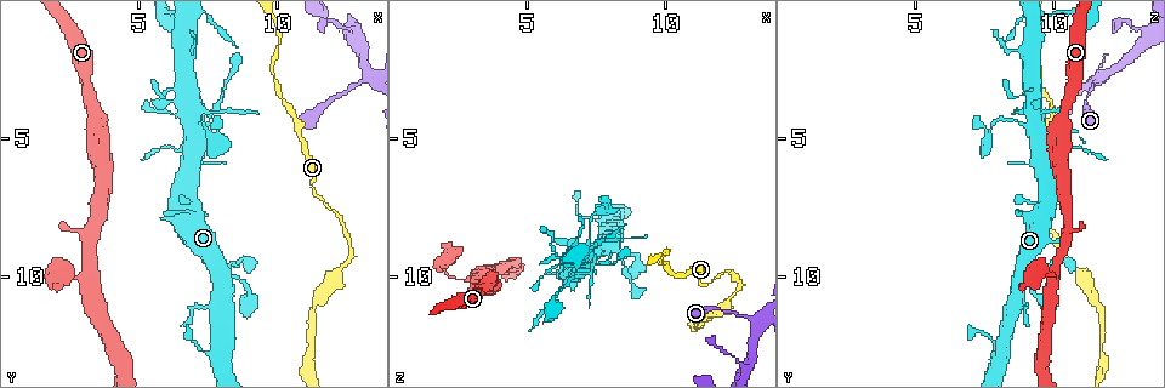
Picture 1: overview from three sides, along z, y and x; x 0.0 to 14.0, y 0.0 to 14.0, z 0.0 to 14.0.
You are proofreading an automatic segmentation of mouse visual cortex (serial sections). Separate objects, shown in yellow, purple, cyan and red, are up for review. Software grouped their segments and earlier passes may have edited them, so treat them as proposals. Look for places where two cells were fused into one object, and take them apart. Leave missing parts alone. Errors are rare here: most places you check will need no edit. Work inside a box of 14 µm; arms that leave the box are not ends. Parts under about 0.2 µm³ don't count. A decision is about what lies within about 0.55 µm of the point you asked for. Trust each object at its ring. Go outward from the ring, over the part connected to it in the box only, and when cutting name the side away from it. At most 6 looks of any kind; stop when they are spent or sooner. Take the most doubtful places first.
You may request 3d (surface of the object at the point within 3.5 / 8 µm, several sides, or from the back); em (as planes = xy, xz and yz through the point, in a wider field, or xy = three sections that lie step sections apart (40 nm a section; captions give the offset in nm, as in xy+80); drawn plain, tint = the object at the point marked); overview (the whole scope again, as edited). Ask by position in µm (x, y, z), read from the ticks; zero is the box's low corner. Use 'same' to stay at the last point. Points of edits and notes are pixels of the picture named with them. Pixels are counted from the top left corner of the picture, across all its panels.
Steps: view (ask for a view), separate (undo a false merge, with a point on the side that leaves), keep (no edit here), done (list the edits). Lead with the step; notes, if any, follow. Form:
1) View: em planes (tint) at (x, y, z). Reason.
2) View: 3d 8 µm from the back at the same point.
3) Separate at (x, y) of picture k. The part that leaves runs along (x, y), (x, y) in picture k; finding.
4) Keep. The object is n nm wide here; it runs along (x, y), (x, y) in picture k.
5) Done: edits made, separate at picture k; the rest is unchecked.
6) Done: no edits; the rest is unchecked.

View: 3d 3.5 µm at (2.1, 10.0, 9.8). Calibre changes.

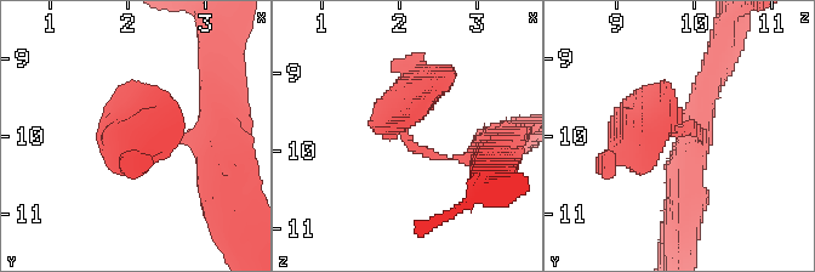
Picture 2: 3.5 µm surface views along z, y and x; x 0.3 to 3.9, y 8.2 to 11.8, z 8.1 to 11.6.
Keep. It runs along (220, 136), (127, 129), (138, 154) in picture 2; one cell here.

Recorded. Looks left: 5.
View: em planes (tint) at (13.1, 2.9, 11.6).

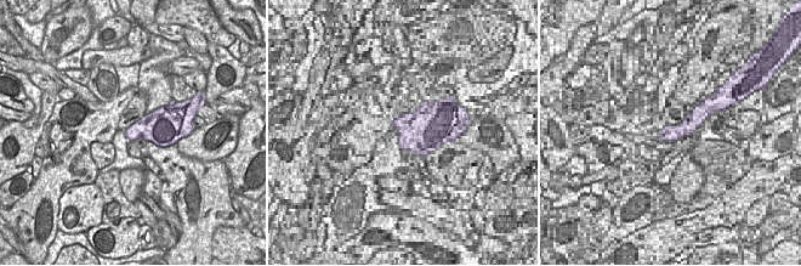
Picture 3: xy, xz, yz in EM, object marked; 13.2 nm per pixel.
View: 3d 3.5 µm at the same point. See where the arms go.

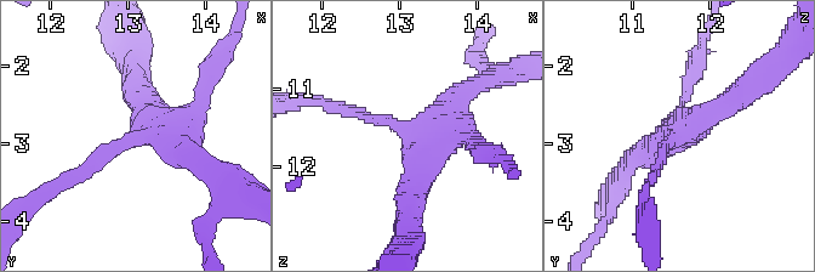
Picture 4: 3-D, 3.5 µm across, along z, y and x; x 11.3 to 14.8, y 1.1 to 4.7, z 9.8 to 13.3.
Keep. It runs along (655, 173), (668, 143), (742, 91) in picture 4; all the same cell.

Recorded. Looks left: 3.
View: 3d 3.5 µm at (8.3, 10.0, 8.9). Branch point.

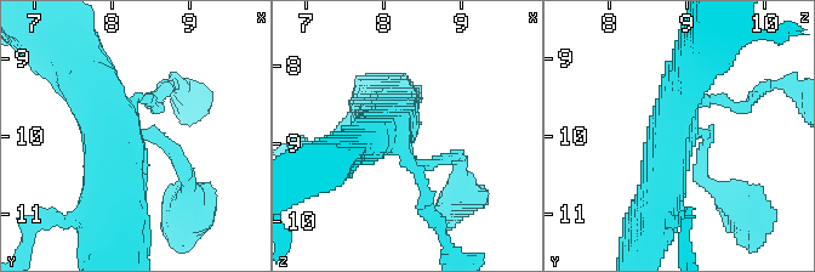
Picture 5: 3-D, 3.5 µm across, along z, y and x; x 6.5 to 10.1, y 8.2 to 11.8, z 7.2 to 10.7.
View: em planes (tint) at (8.20, 9.95, 9.05).

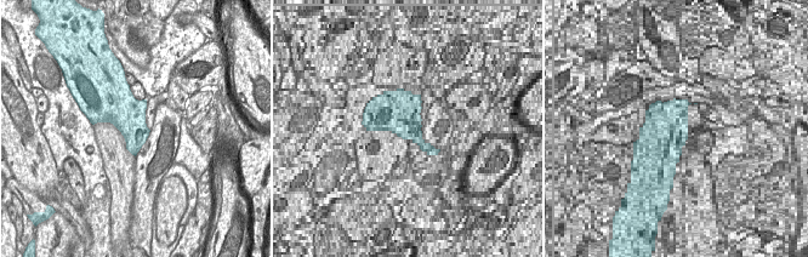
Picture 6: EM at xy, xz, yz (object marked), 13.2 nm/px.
View: em xy step 3 (tint) at the same point.

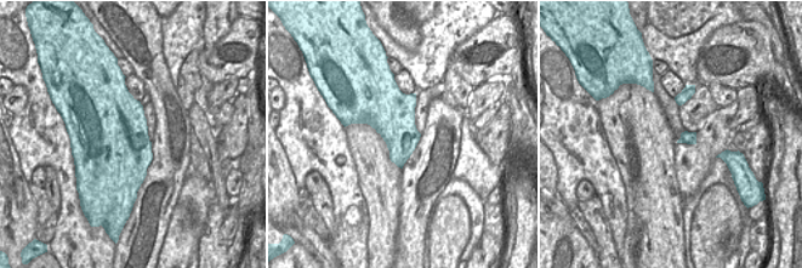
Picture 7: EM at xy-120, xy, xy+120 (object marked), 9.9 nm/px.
Keep. It runs along (74, 54), (119, 132), (115, 199) in picture 5; all the same cell.

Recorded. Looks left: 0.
Done: no edits; the rest is unchecked.

